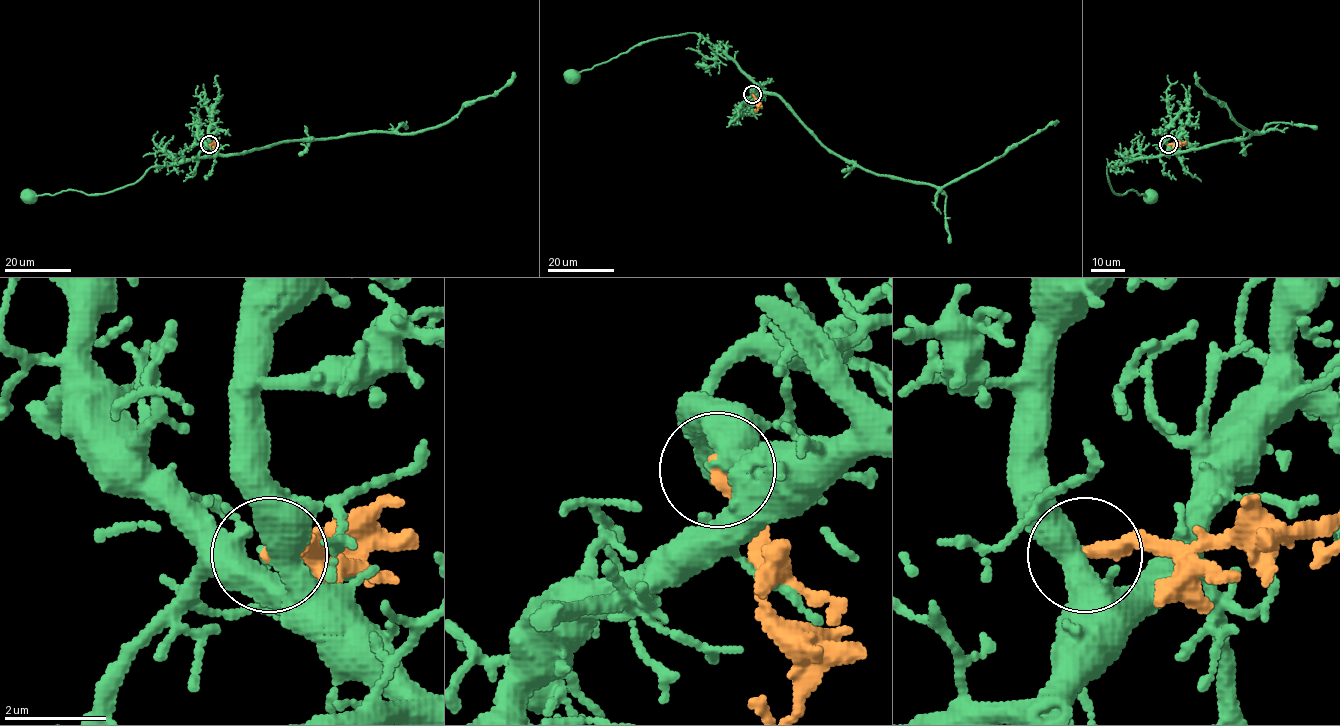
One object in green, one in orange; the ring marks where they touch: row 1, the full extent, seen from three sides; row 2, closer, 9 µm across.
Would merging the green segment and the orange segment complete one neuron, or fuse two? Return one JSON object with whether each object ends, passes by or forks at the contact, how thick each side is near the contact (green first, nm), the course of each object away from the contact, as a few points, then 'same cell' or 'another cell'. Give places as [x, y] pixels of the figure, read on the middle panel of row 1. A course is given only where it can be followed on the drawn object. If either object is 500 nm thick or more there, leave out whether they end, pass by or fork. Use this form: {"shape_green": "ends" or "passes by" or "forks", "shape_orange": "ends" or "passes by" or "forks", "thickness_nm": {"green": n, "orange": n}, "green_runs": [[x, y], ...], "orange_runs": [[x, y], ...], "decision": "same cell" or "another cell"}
{"shape_green": "passes by", "shape_orange": "ends", "thickness_nm": {"green": 400, "orange": 360}, "green_runs": [[752, 94], [761, 91], [732, 59], [695, 33], [639, 43], [570, 79]], "orange_runs": [[752, 94], [757, 107], [755, 109]], "decision": "another cell"}

